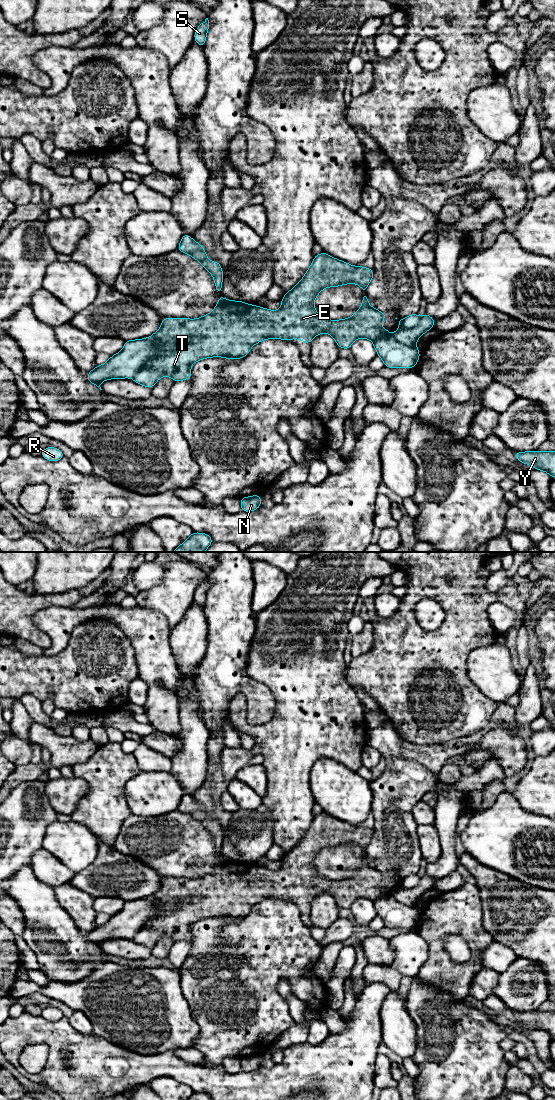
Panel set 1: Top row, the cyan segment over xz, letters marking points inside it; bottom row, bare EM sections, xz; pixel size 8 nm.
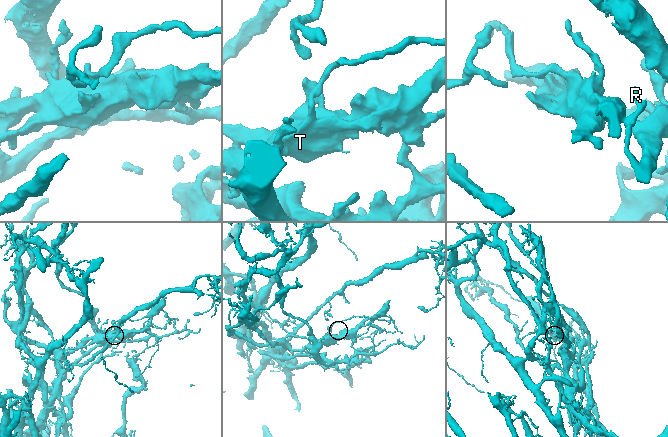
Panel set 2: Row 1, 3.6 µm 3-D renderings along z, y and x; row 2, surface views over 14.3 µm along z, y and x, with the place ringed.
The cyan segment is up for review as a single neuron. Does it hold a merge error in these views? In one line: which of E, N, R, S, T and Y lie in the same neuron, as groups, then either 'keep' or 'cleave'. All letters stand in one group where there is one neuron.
E T / N R S Y; cleave

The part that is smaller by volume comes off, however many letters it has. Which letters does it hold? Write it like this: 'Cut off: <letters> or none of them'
Cut off: E, T

